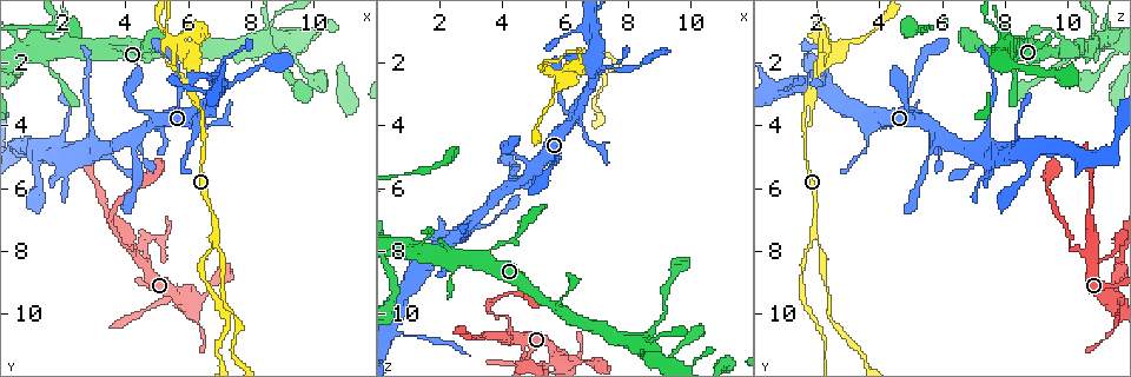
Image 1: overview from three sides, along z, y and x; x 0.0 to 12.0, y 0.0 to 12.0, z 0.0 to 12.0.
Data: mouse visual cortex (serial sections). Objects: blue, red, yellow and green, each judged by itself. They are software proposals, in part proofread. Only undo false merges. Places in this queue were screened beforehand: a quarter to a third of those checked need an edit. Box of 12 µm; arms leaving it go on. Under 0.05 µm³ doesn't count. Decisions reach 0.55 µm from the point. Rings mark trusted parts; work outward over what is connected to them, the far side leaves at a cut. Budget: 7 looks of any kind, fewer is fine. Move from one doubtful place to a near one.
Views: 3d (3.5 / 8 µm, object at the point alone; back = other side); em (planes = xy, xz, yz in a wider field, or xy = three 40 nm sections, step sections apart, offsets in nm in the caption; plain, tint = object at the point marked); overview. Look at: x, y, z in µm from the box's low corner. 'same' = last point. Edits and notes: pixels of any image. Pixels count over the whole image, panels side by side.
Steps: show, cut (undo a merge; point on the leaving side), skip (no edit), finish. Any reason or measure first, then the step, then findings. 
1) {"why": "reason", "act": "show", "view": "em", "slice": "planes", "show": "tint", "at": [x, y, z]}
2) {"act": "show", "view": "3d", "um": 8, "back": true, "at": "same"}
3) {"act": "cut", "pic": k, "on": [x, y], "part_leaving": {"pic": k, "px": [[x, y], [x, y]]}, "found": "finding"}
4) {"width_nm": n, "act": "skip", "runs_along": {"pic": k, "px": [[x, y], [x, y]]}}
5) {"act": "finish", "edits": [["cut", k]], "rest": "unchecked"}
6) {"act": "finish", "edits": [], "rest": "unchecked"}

{"why": "side arm on a straight run", "act": "show", "view": "3d", "um": 3.5, "at": [6.8, 7.4, 1.9]}

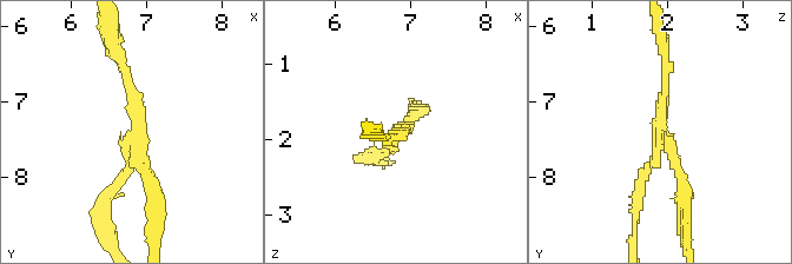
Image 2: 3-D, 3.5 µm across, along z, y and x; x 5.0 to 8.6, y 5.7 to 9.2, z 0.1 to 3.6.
{"arms": 3, "arm_widths_nm": [150, 150, 150], "why": "now the EM", "act": "show", "view": "em", "slice": "xy", "step": 5, "show": "tint", "at": [6.85, 7.45, 1.95]}

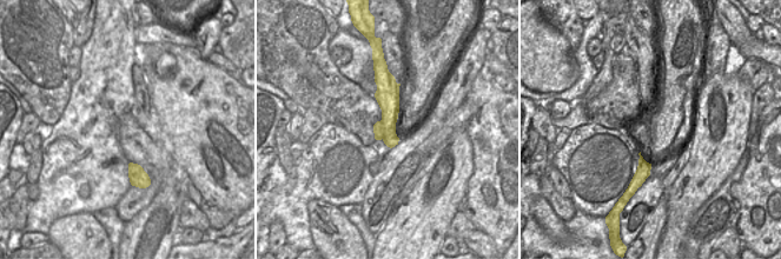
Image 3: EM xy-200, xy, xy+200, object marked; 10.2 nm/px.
{"act": "cut", "pic": 2, "on": [118, 180], "part_leaving": {"pic": 2, "px": [[127, 140], [127, 172], [98, 205], [105, 242]]}, "found": "a second cell is stuck on"}

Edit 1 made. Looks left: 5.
{"why": "redraw", "act": "show", "view": "overview"}

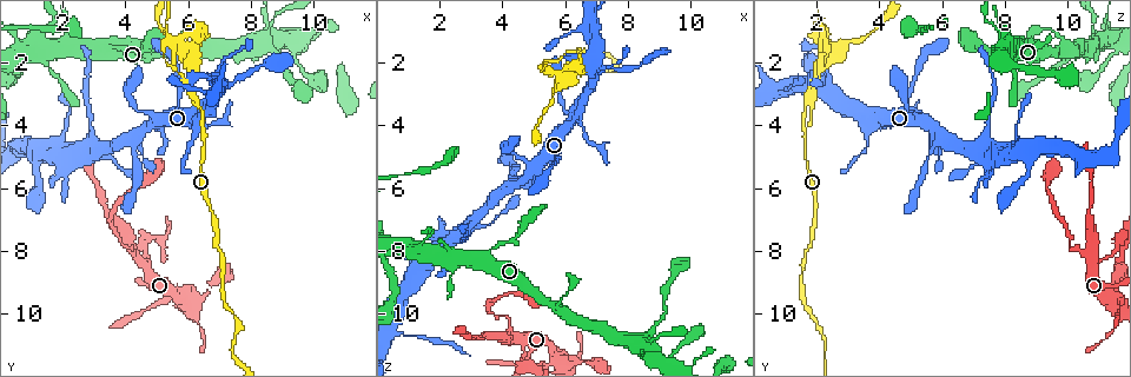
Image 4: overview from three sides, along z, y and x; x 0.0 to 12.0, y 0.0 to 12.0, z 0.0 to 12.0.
{"why": "thin neck", "act": "show", "view": "3d", "um": 3.5, "at": [7.3, 11.3, 2.3]}

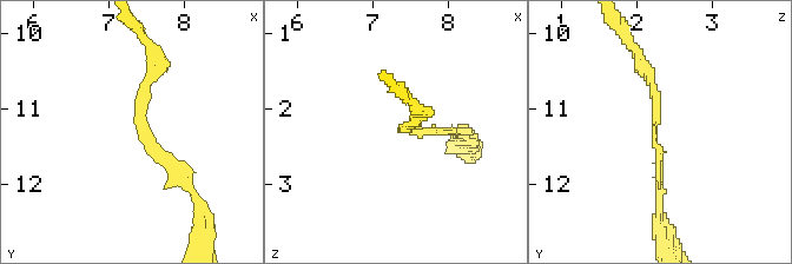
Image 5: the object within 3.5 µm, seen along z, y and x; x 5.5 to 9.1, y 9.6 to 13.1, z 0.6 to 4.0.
{"act": "skip", "runs_along": {"pic": 5, "px": [[154, 55], [137, 132], [191, 183]]}, "found": "all the same cell"}

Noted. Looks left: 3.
{"why": "thick turns thin", "act": "show", "view": "3d", "um": 3.5, "at": [3.0, 4.3, 7.3]}

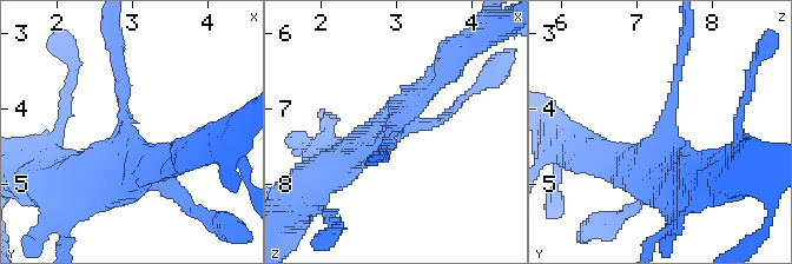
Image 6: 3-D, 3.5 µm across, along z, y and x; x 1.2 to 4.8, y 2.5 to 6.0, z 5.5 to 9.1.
{"arm_widths_nm": [100, 300], "act": "show", "view": "em", "slice": "xy", "step": 5, "show": "tint", "at": [2.95, 4.20, 7.35]}

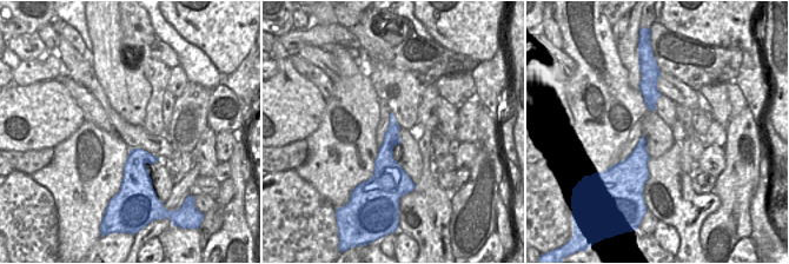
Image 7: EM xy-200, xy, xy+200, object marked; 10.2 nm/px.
{"why": "another direction", "act": "show", "view": "em", "slice": "xy", "step": 2, "show": "tint", "at": "same"}

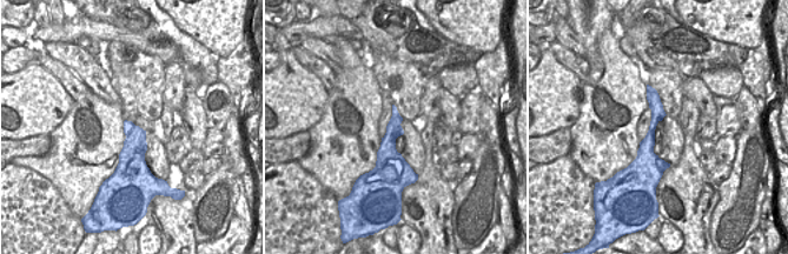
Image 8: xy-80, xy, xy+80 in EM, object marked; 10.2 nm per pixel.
{"act": "skip", "runs_along": {"pic": 6, "px": [[626, 171], [651, 160], [684, 48]]}, "found": "continuous, no second cell"}

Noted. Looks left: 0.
{"act": "finish", "edits": [["cut", 2]], "rest": "unchecked"}

